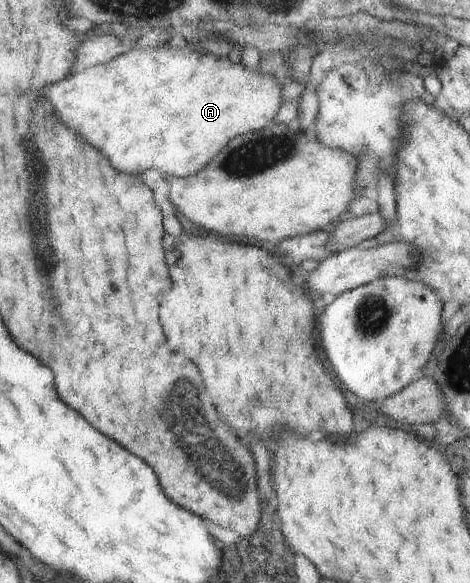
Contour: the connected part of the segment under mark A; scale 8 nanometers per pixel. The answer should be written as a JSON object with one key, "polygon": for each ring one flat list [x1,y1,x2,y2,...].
{"polygon":[[137,46,113,62,72,72,65,80,43,88,43,96,55,108,57,118,99,150,115,170,139,174,153,168,177,178,199,172,236,136,267,127,283,103,277,76,265,74,259,68,247,70,239,57,217,57,193,46,177,49]]}

